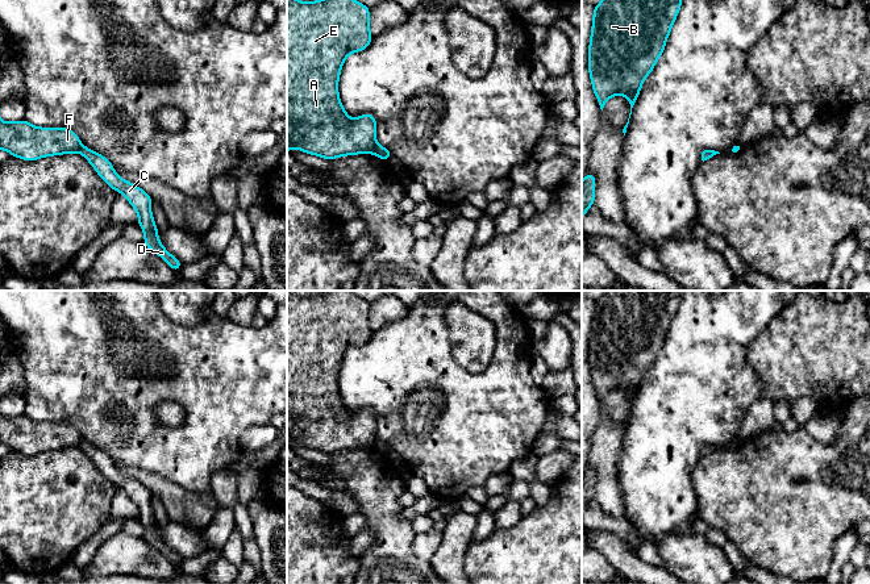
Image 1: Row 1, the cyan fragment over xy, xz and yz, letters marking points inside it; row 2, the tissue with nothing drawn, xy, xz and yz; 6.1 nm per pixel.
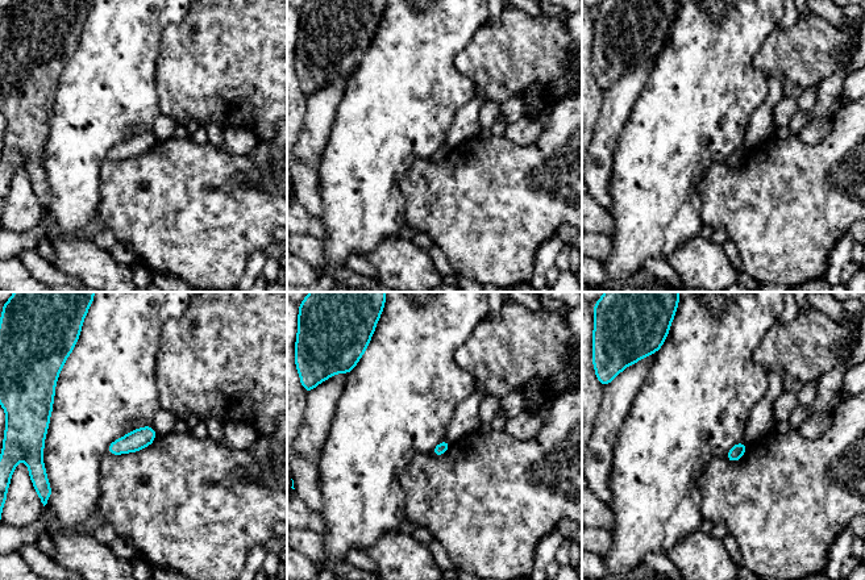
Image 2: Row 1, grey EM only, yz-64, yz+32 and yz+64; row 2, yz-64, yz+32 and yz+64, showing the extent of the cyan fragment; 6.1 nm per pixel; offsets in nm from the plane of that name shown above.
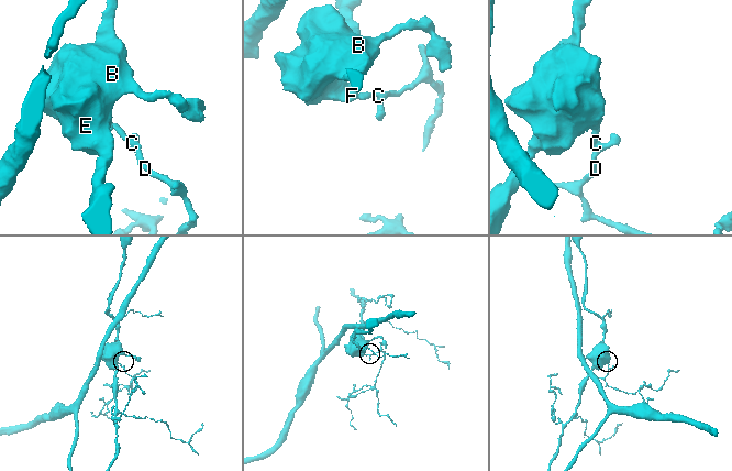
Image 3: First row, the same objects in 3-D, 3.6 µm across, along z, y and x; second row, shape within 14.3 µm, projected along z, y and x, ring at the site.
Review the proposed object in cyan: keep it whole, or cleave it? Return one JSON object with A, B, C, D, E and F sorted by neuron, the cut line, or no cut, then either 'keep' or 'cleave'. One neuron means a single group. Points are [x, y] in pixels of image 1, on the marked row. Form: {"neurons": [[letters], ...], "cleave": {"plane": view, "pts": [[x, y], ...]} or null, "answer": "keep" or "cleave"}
{"neurons": [["A", "B", "E", "F"], ["C", "D"]], "cleave": {"plane": "xz", "pts": [[377, 144], [374, 151]]}, "answer": "cleave"}

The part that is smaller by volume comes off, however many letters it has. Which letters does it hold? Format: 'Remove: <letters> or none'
Remove: C, D

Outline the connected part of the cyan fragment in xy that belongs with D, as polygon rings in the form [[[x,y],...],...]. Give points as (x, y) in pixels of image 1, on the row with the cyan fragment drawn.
[[[84,146],[82,147],[80,154],[92,164],[100,178],[116,192],[121,192],[137,210],[140,216],[137,224],[145,233],[143,245],[159,255],[175,272],[178,272],[183,263],[171,255],[158,239],[158,229],[150,209],[153,199],[142,188],[121,179],[105,157]]]

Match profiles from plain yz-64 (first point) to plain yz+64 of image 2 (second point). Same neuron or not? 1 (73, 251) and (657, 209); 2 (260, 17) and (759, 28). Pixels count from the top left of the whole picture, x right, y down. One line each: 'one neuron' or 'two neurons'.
1: two neurons
2: two neurons

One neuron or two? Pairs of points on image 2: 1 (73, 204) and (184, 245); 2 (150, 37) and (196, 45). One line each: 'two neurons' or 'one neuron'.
1: two neurons
2: two neurons

